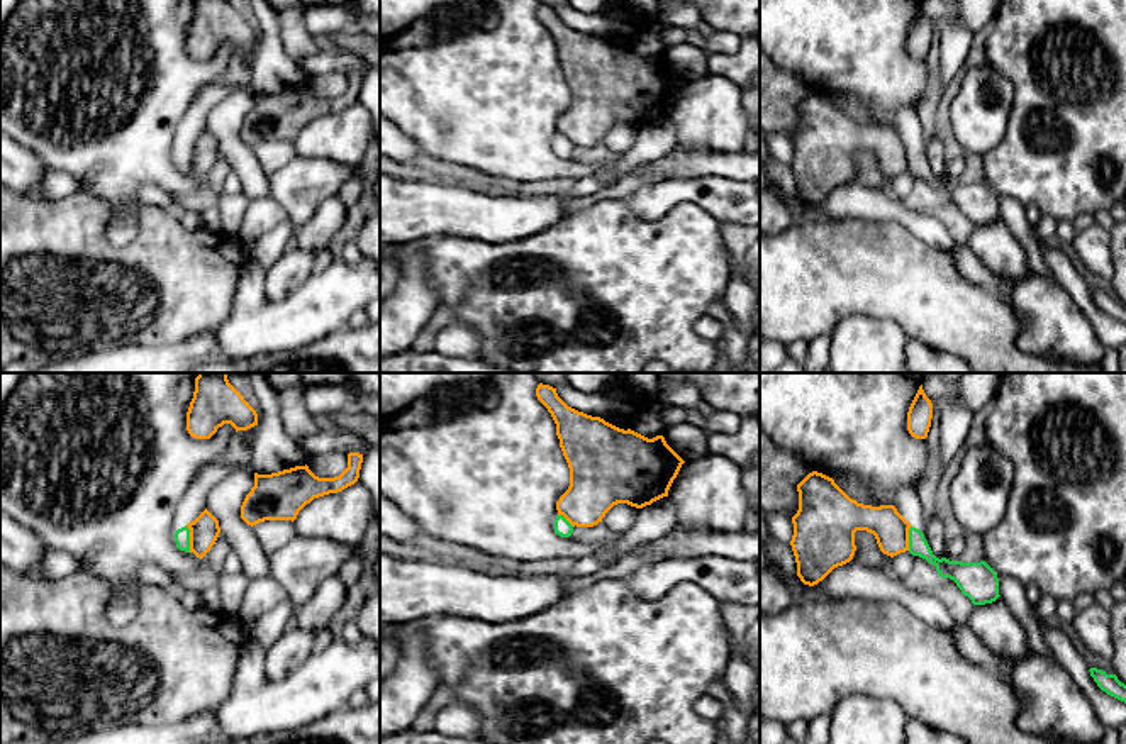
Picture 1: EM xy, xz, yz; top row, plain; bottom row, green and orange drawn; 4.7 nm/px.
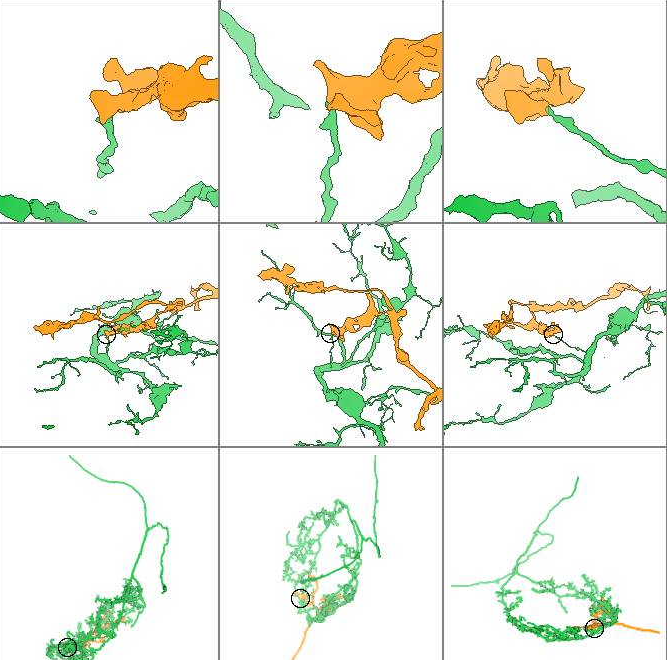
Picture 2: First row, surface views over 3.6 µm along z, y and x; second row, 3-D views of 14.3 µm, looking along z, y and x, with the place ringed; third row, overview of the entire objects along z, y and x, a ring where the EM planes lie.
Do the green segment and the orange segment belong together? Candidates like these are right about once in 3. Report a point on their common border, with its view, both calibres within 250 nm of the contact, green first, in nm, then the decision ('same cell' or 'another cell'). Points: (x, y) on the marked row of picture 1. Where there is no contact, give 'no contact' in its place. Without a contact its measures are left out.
contact xy (189, 539); calibres 80 and 140 nm; another cell

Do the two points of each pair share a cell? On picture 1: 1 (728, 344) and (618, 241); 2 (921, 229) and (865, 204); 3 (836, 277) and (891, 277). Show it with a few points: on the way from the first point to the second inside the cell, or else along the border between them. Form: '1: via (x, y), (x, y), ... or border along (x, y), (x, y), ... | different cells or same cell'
1: border along (718, 343), (721, 351) | different cells
2: via (908, 217), (879, 207) | same cell
3: via (850, 277), (877, 277) | same cell

